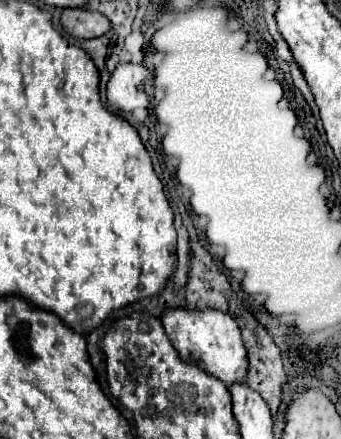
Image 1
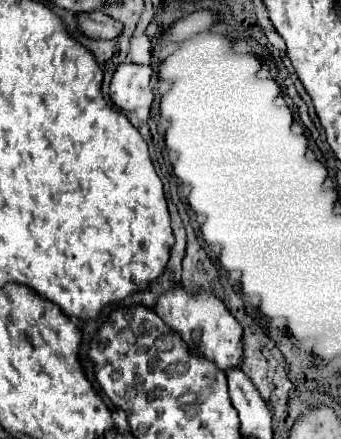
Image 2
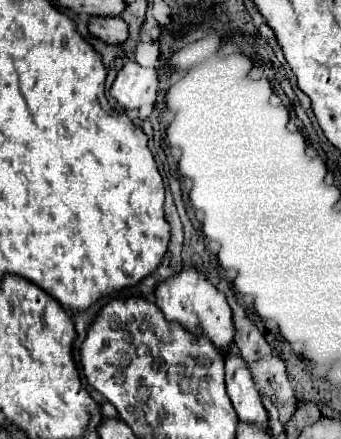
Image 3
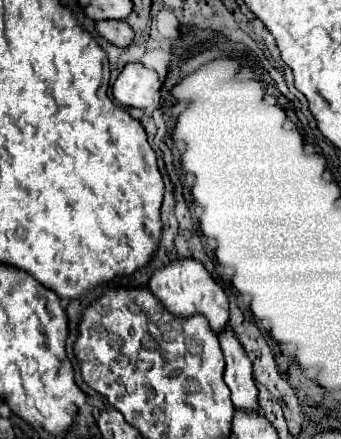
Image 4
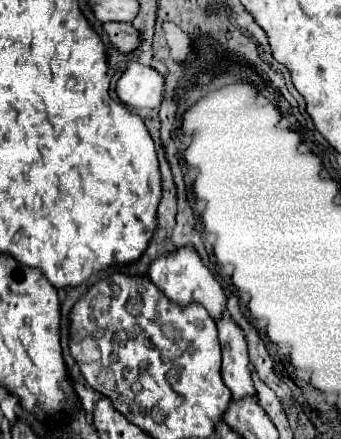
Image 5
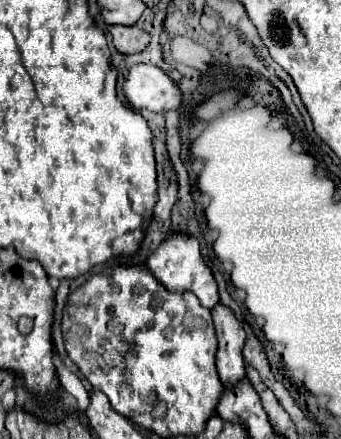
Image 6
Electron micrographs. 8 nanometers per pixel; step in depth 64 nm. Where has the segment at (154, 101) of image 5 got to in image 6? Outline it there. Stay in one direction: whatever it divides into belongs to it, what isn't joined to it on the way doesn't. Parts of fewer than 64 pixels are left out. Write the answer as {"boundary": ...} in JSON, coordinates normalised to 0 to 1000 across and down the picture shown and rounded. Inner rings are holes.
{"boundary":[[[434,146],[381,155],[358,210],[393,246],[434,246],[446,255],[516,251],[534,232],[516,191],[469,155]]]}

